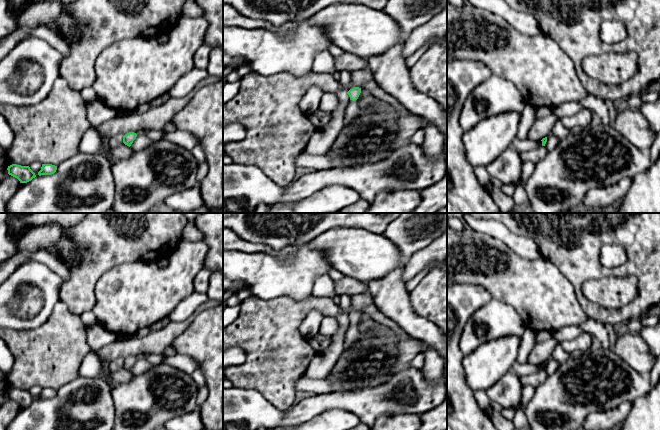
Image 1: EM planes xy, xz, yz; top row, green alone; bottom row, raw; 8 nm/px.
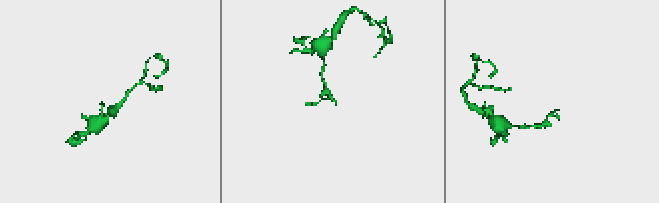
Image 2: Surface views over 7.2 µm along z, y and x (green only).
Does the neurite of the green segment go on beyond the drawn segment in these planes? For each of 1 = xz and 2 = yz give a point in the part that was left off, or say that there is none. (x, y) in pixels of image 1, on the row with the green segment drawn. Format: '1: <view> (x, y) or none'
1: none
2: none

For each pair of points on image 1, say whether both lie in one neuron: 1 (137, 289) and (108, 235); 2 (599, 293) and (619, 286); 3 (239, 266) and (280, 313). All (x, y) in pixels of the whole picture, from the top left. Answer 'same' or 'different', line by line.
1: different
2: same
3: different

